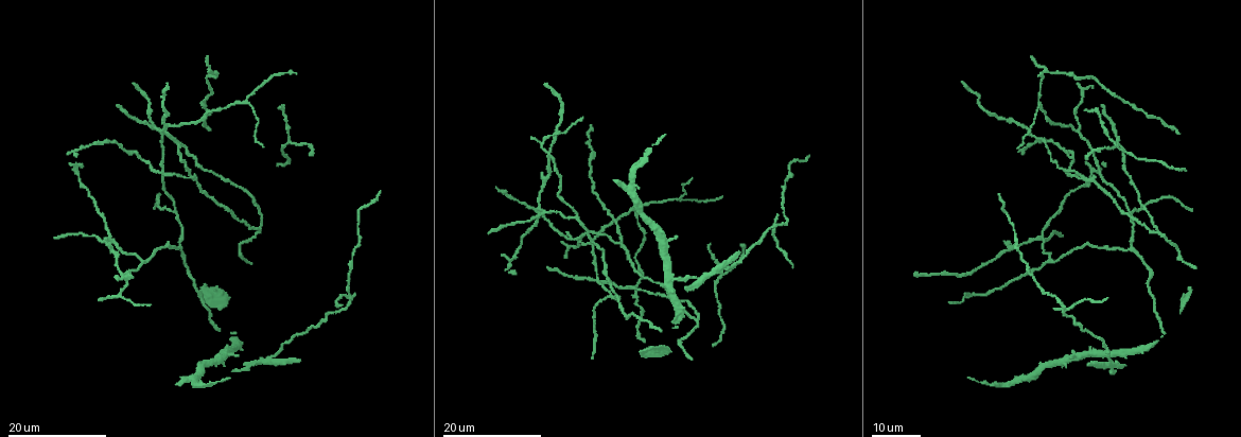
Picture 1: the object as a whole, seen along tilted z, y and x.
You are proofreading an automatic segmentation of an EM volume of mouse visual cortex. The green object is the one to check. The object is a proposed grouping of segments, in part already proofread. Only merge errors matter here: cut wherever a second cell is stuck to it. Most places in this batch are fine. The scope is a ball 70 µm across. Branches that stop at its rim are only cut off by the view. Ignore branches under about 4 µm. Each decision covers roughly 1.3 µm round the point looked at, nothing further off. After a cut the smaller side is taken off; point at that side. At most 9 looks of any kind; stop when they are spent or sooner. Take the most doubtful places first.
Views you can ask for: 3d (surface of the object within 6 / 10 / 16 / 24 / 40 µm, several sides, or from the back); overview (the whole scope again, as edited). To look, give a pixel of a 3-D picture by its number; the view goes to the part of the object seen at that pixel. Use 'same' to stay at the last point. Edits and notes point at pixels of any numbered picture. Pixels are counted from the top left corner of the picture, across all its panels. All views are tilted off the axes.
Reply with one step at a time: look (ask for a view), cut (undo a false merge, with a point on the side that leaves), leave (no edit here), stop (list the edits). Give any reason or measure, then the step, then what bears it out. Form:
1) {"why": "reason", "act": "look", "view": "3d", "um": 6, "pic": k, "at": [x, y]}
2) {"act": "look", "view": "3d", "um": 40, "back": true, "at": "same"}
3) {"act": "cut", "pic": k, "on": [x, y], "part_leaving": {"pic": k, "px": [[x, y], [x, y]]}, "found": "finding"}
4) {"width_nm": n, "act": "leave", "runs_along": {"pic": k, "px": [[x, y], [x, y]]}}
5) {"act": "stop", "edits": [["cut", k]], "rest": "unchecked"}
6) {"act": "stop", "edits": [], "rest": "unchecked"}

{"act": "look", "view": "3d", "um": 24, "pic": 1, "at": [189, 179]}

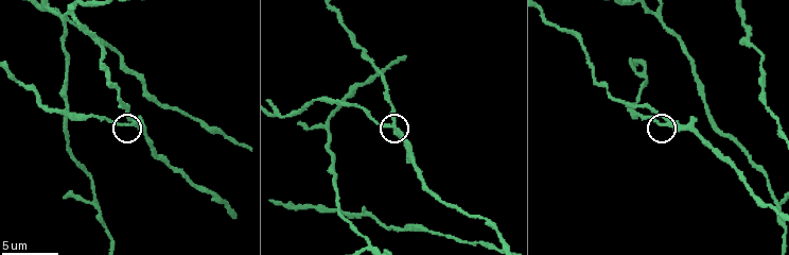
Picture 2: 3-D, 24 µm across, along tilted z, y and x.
{"why": "closer look", "act": "look", "view": "3d", "um": 6, "pic": 2, "at": [397, 129]}

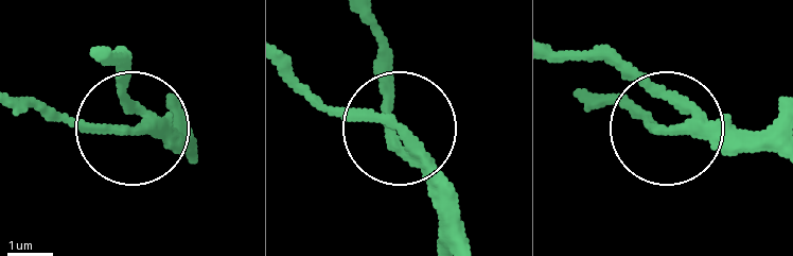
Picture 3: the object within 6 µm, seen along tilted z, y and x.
{"arms": 3, "act": "leave", "found": "all the same cell"}

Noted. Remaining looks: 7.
{"why": "branch point", "act": "look", "view": "3d", "um": 16, "pic": 1, "at": [258, 227]}

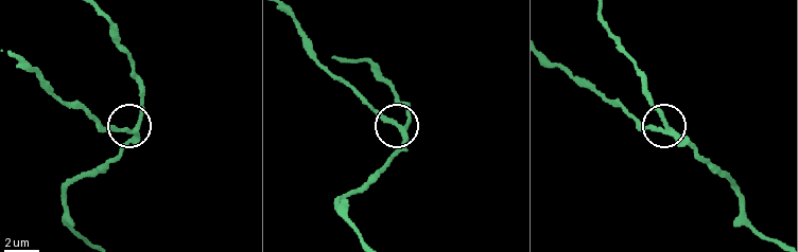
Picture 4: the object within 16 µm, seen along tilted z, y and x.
{"act": "look", "view": "3d", "um": 10, "pic": 4, "at": [136, 127]}

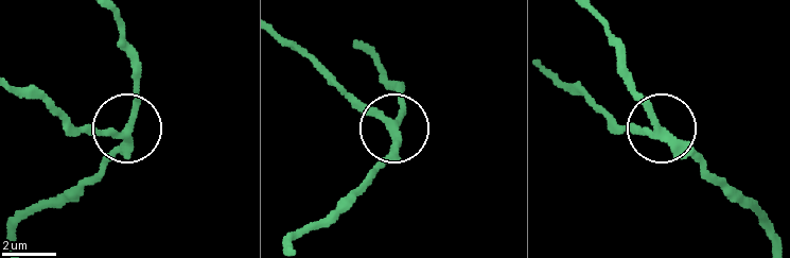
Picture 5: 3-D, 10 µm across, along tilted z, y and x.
{"arms": 3, "act": "leave", "runs_along": {"pic": 5, "px": [[280, 34], [308, 50], [389, 126], [389, 154], [362, 187]]}, "found": "one cell here"}

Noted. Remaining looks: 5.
{"why": "three-way junction", "act": "look", "view": "3d", "um": 24, "pic": 1, "at": [723, 275]}

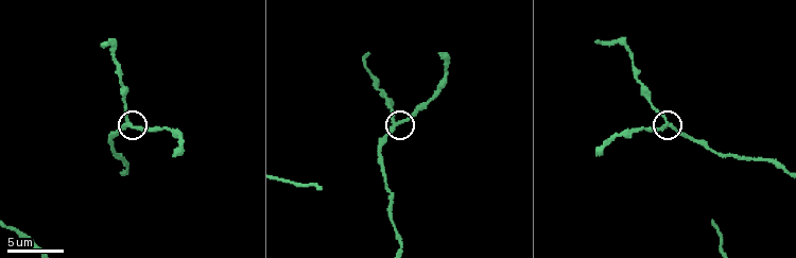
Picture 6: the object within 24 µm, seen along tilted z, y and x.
{"act": "look", "view": "3d", "um": 6, "pic": 6, "at": [129, 126]}

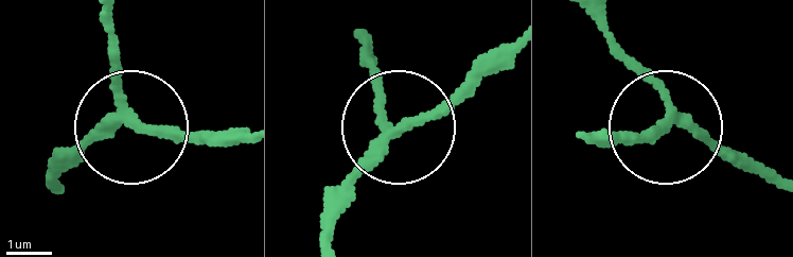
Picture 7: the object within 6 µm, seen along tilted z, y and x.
{"arms": 3, "act": "leave", "found": "continuous, no second cell"}

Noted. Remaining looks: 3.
{"why": "arms part here", "act": "look", "view": "3d", "um": 10, "pic": 2, "at": [89, 202]}

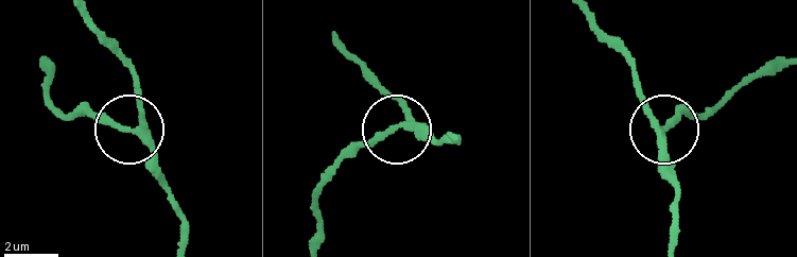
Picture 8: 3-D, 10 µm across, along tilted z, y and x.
{"act": "leave", "runs_along": {"pic": 8, "px": [[627, 62], [636, 95], [665, 129], [680, 114], [708, 108]]}, "found": "one cell here"}

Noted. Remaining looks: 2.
{"act": "stop", "edits": [], "rest": "unchecked"}

